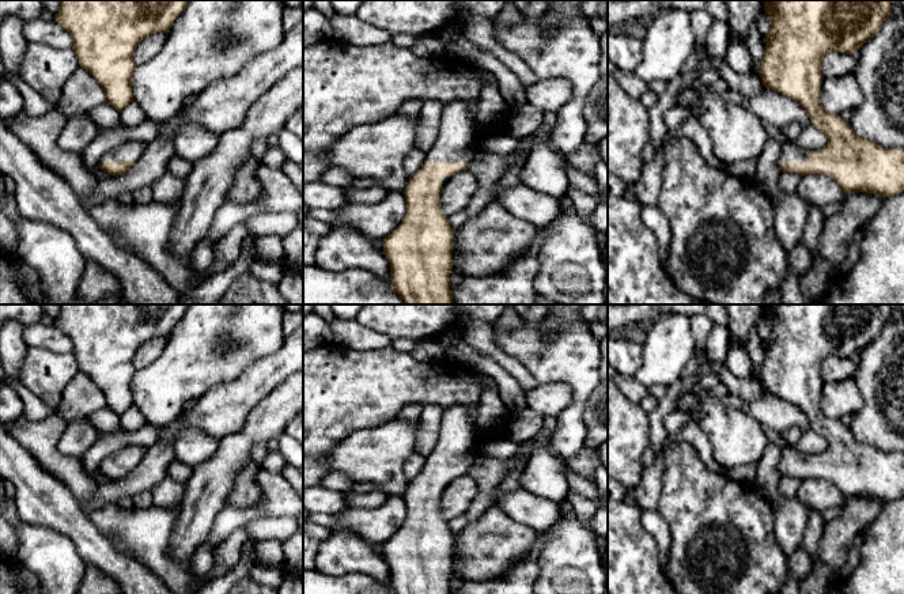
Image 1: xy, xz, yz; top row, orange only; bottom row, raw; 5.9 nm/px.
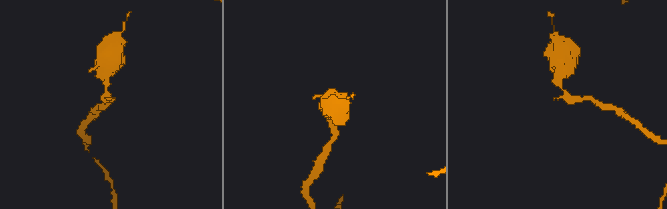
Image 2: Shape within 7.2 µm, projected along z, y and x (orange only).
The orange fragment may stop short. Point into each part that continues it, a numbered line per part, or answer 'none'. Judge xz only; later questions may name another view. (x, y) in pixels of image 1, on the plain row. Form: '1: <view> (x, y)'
1: xz (457, 445)

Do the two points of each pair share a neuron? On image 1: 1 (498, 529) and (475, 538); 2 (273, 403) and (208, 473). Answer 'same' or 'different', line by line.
1: same
2: same

